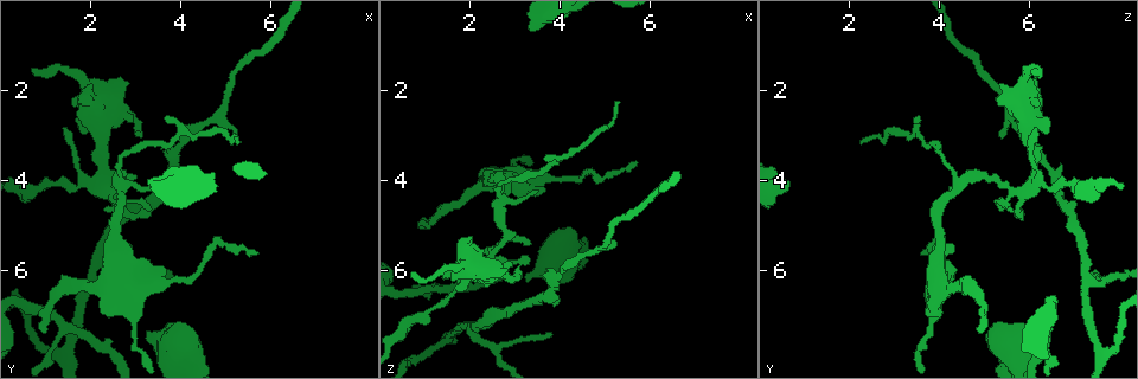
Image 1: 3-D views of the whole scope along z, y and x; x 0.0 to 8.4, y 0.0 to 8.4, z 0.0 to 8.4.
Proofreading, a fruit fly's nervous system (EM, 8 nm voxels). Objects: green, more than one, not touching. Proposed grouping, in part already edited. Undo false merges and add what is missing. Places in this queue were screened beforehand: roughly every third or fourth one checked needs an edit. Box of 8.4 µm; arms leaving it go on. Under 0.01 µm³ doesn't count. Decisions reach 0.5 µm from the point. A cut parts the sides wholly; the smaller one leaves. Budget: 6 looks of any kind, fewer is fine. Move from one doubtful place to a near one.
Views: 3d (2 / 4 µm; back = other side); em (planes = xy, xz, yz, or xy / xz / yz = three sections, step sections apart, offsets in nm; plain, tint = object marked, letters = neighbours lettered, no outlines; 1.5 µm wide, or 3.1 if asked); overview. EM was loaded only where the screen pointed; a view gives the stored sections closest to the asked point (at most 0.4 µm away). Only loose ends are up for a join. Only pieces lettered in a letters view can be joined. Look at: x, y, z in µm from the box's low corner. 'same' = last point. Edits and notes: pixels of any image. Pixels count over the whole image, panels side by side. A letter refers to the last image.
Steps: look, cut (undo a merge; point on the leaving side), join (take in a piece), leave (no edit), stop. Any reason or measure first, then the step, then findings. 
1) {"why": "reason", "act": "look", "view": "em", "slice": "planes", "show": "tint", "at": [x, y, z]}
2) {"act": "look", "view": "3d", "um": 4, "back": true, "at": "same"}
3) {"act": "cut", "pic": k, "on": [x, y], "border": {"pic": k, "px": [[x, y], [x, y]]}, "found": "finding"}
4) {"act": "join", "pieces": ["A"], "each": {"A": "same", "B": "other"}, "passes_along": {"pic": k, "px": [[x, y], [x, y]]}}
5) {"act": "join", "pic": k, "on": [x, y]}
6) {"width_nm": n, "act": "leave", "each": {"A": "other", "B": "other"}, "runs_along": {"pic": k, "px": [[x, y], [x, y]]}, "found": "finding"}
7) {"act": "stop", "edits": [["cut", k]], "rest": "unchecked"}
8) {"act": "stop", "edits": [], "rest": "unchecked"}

{"why": "an open end", "act": "look", "view": "em", "slice": "xz", "step": 8, "show": "tint", "at": [0.65, 1.55, 6.15]}

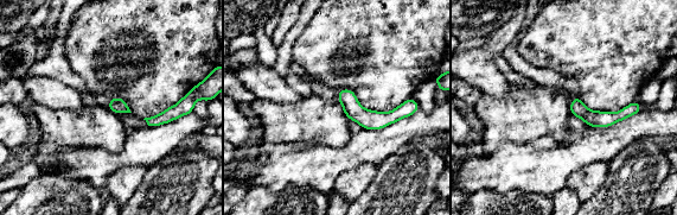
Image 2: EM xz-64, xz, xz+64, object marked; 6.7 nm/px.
{"why": "another direction", "act": "look", "view": "em", "slice": "planes", "show": "letters", "at": "same"}

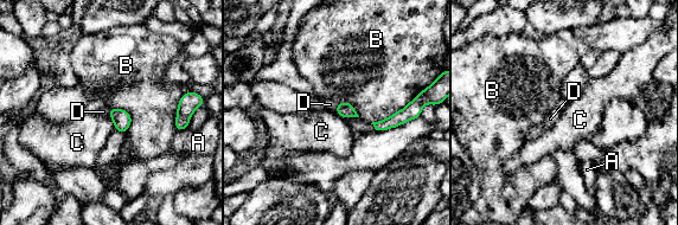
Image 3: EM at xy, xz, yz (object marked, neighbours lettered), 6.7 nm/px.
{"act": "join", "pieces": ["D"], "each": {"A": "other", "B": "other", "C": "other", "D": "same"}, "passes_along": {"pic": 3, "px": [[122, 119], [109, 111], [103, 111]]}, "found": "the neuron continues"}

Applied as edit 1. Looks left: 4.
{"act": "look", "view": "3d", "um": 4, "back": true, "at": [3.25, 4.75, 5.60]}

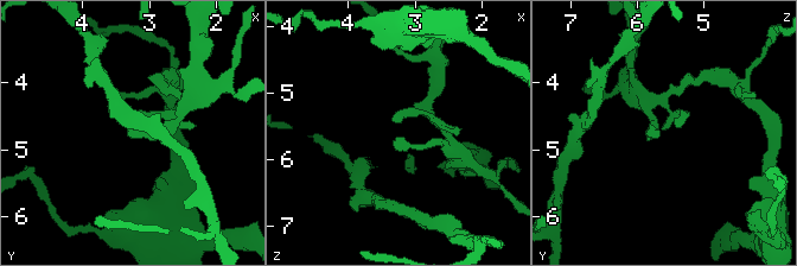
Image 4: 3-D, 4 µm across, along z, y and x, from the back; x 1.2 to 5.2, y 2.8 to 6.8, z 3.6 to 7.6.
{"act": "look", "view": "em", "slice": "planes", "show": "letters", "at": [3.25, 4.75, 5.65]}

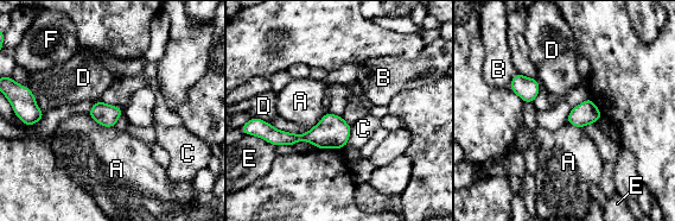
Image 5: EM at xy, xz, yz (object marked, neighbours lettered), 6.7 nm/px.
{"act": "leave", "each": {"A": "other", "B": "other", "C": "other", "D": "other", "E": "other", "F": "other"}, "border": {"pic": 5, "px": [[87, 113], [101, 125], [113, 127]]}, "found": "none of them fits"}

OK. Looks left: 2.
{"act": "stop", "edits": [["join", 3]], "rest": "unchecked"}

